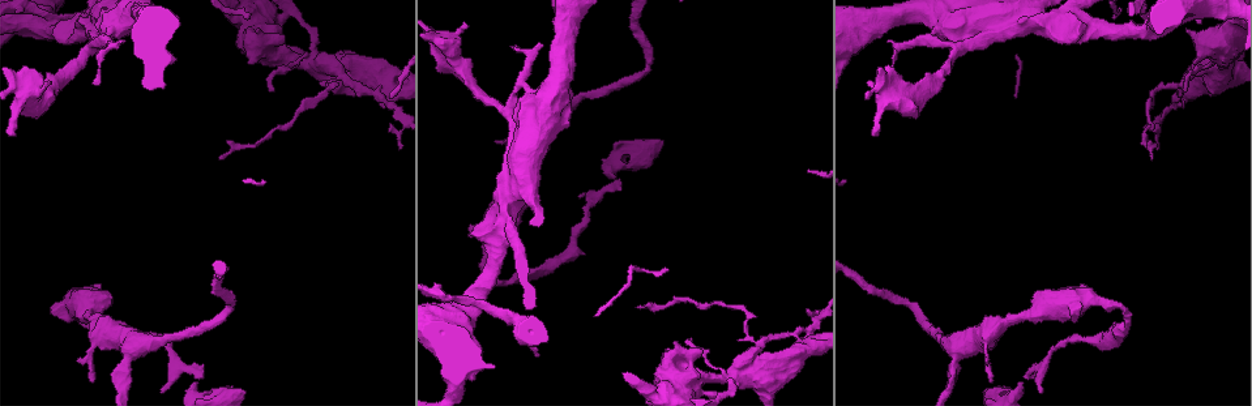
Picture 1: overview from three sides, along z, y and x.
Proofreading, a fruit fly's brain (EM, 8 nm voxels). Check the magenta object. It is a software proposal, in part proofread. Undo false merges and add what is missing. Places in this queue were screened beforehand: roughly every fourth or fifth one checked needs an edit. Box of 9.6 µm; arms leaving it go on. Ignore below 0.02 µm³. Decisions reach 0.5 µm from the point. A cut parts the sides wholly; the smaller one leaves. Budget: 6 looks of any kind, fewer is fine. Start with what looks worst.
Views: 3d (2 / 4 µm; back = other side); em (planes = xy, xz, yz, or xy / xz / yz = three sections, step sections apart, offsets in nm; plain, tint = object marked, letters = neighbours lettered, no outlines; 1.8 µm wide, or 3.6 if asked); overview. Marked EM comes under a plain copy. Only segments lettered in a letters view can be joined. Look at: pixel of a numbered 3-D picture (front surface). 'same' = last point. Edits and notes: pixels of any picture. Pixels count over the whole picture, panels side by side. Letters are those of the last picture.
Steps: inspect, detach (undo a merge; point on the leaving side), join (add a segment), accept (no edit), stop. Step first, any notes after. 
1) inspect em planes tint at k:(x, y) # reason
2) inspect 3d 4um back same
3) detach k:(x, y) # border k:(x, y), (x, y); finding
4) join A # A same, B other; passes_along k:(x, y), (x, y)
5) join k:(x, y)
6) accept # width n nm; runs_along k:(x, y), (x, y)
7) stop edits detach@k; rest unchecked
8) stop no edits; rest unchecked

inspect 3d 4um at 1:(1021, 382) # thick end

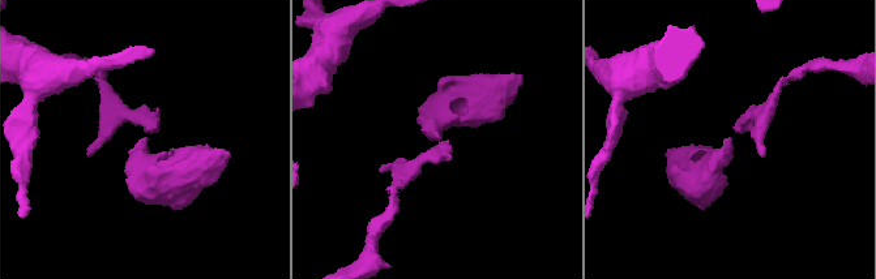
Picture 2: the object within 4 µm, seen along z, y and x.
inspect em planes letters at 2:(729, 139)

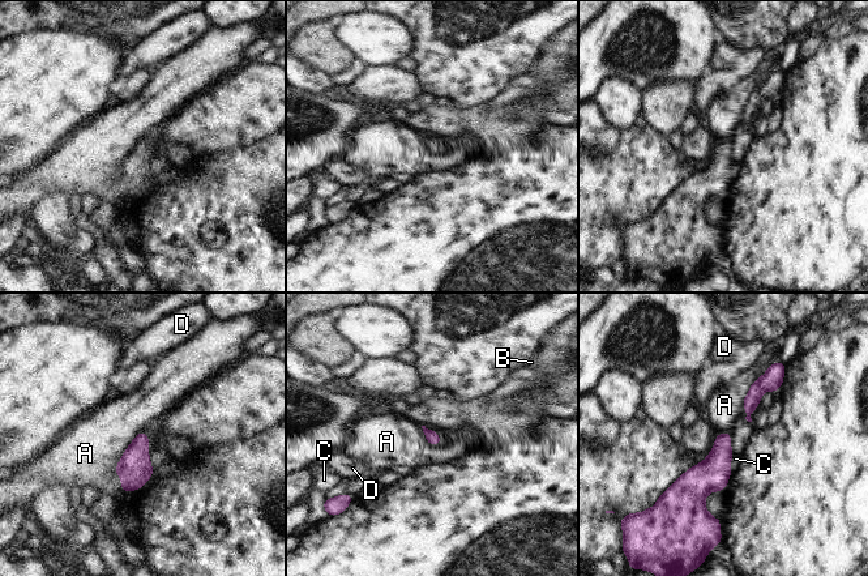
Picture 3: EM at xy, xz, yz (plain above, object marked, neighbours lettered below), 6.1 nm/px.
accept # A other, B other, C other, D other; border 3:(140, 430), (115, 468), (120, 491); no lettered segment goes on from it

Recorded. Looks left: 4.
inspect em 3.6um xy step 4 letters at 1:(1081, 289) # branch stops here

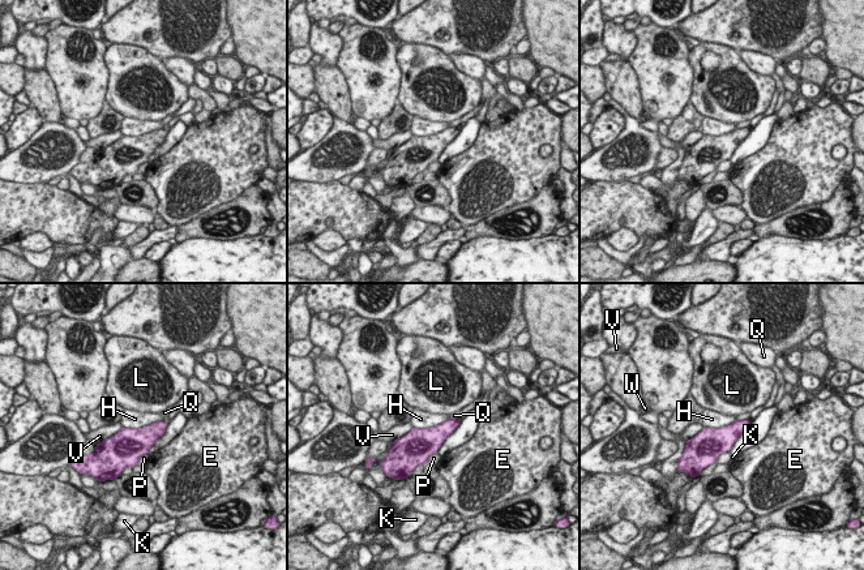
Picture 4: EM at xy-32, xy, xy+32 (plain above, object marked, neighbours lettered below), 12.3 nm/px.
inspect em 3.6um xz step 4 letters same

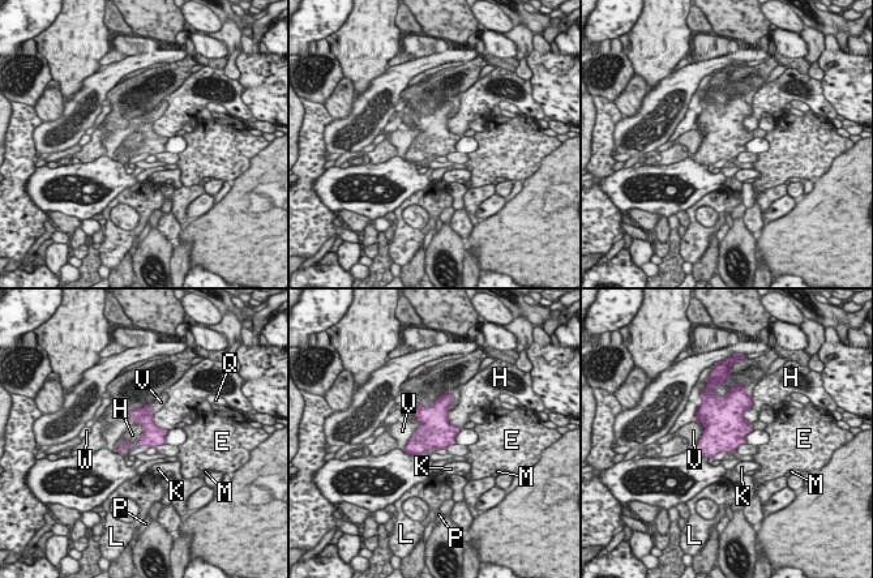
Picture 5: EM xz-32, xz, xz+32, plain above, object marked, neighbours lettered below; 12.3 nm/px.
accept # E other, H other, K other, L other, M other, P other, Q other, V other, W other; border 5:(142, 424), (144, 432), (136, 446); none of them fits

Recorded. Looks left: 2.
inspect em 3.6um xy step 16 letters at 1:(329, 69) # narrows sharply

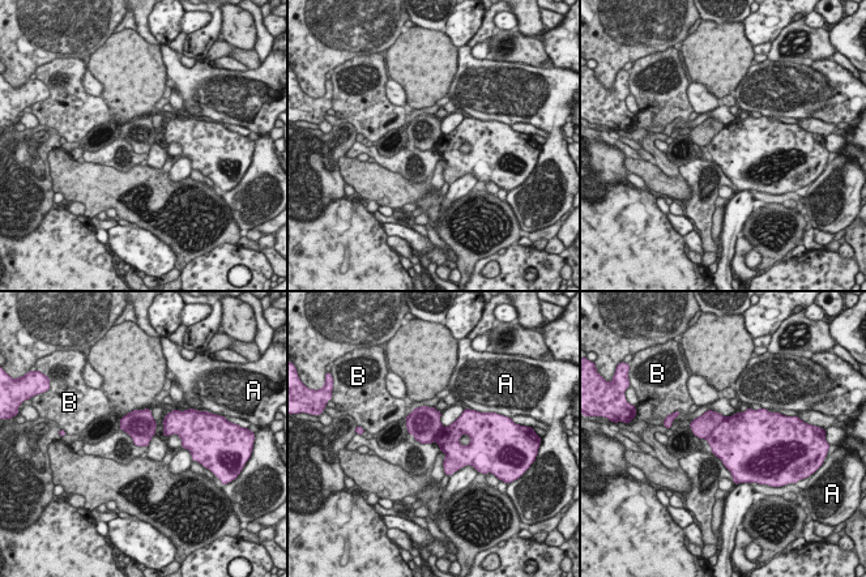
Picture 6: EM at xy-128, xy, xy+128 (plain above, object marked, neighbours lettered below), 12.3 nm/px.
detach 6:(702, 427) # A other, B other; border 6:(725, 418), (705, 439); two neurons meet here

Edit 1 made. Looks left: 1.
stop edits detach@6; rest unchecked

